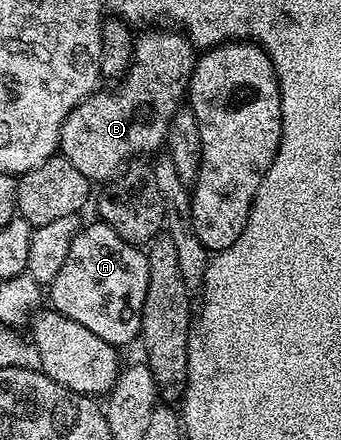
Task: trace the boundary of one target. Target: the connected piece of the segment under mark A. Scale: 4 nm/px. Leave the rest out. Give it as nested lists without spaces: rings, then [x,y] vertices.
[[[96,221],[82,226],[77,236],[71,241],[71,249],[67,261],[59,269],[59,273],[47,287],[47,299],[52,310],[63,317],[71,317],[71,321],[79,321],[79,325],[91,329],[95,337],[103,337],[103,341],[114,347],[124,348],[124,343],[136,340],[141,333],[141,314],[143,301],[147,301],[147,281],[149,280],[149,257],[140,246],[123,241],[115,229],[111,229],[103,221]]]

